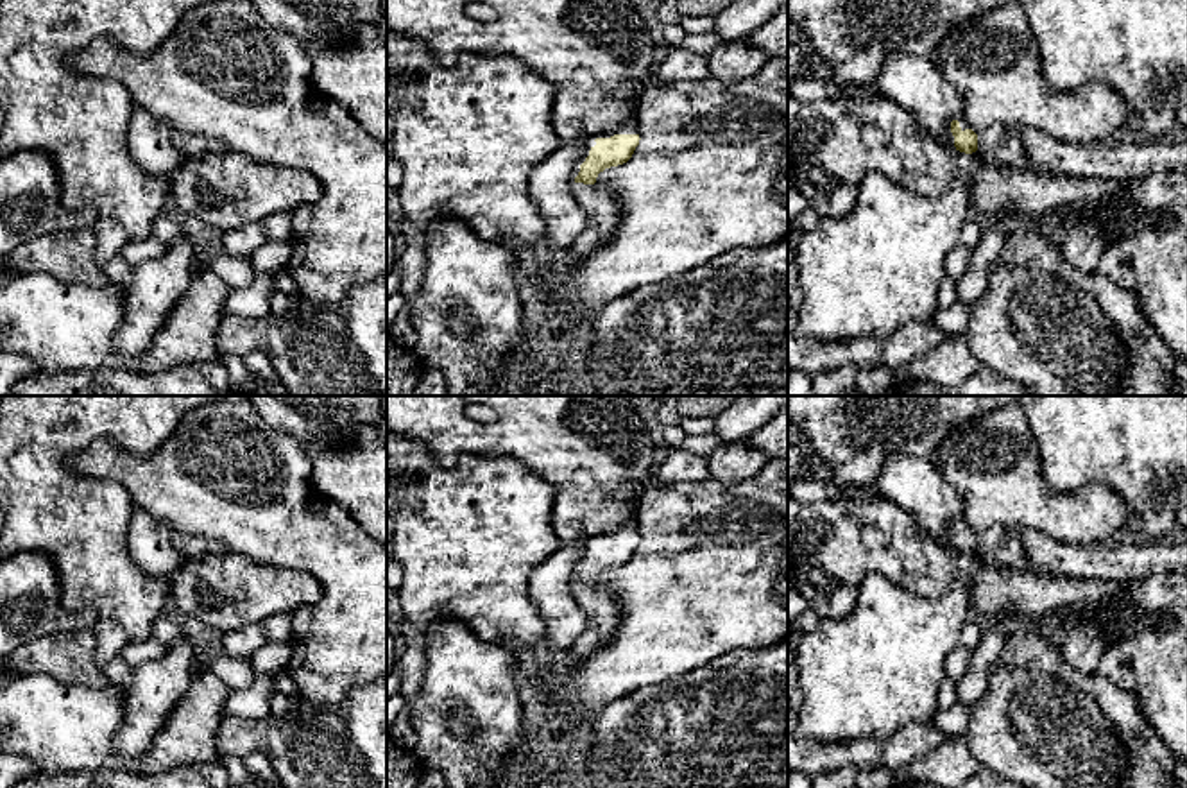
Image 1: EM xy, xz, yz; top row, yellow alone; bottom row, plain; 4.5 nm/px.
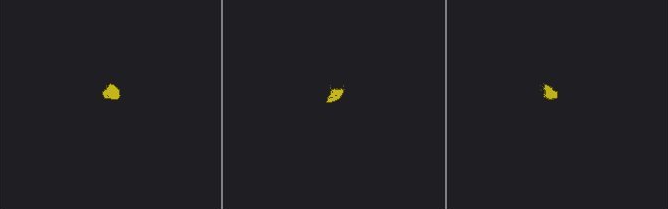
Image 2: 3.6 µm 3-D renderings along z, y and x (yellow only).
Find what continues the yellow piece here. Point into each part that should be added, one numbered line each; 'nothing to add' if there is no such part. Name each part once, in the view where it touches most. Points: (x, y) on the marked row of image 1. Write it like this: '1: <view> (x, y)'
1: xz (629, 126)
2: xz (602, 208)

